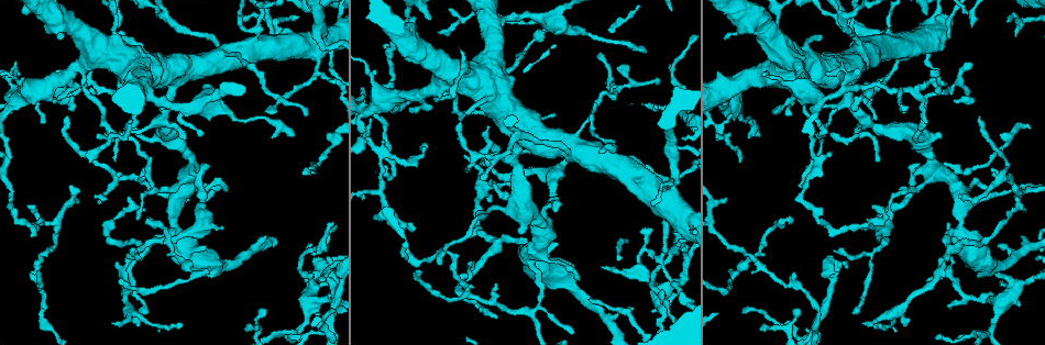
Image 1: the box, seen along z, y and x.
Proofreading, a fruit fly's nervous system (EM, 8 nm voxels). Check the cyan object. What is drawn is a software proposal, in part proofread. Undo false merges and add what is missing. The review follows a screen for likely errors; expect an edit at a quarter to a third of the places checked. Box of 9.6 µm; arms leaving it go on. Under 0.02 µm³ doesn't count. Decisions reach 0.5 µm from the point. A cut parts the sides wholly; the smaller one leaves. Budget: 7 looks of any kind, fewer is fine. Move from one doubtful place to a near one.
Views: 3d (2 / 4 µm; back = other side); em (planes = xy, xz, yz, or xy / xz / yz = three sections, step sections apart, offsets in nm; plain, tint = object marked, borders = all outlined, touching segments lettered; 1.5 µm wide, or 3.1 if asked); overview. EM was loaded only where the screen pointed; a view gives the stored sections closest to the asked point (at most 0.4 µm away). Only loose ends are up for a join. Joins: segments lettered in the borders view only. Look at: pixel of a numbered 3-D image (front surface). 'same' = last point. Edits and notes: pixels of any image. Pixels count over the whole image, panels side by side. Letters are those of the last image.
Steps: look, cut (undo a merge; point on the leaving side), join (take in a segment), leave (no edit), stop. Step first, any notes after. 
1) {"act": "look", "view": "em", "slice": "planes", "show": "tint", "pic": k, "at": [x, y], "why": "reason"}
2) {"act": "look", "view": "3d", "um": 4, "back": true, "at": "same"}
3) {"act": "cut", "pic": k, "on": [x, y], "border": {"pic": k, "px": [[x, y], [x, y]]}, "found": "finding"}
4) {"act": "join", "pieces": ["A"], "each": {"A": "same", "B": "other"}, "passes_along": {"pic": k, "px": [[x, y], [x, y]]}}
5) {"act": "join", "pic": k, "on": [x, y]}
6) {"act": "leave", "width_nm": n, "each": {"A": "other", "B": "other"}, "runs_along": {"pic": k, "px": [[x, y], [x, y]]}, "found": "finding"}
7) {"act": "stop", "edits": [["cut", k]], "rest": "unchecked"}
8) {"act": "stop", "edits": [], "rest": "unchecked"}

{"act": "look", "view": "3d", "um": 4, "pic": 1, "at": [491, 184], "why": "branch stops here"}

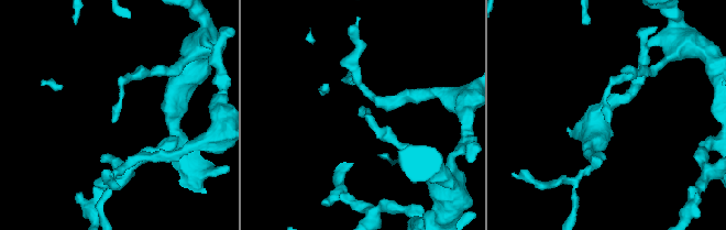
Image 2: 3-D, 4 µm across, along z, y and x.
{"act": "look", "view": "em", "slice": "planes", "show": "borders", "pic": 2, "at": [358, 113]}

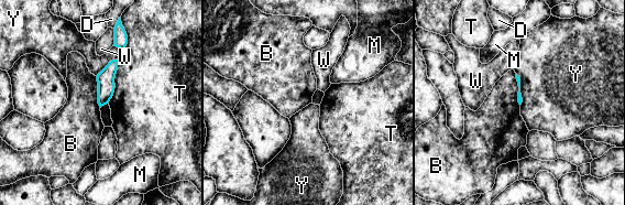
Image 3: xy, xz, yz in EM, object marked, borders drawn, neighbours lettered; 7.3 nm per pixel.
{"act": "leave", "longest_contact_nm": ["T", 320], "each": {"B": "other", "D": "other", "M": "other", "T": "other", "W": "other", "Y": "other"}, "border": {"pic": 3, "px": [[516, 73], [519, 77], [521, 105]]}, "found": "none of them fits"}

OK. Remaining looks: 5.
{"act": "look", "view": "em", "slice": "planes", "show": "borders", "pic": 1, "at": [792, 274], "why": "tapers out"}

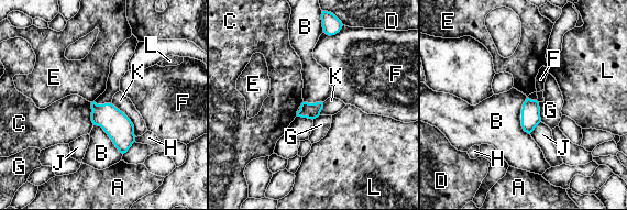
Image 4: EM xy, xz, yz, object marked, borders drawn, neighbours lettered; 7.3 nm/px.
{"act": "leave", "each": {"A": "other", "B": "other", "C": "other", "D": "other", "E": "other", "F": "other", "G": "other", "H": "other", "J": "other", "K": "other", "L": "other"}, "border": {"pic": 4, "px": [[527, 98], [521, 128], [529, 134]]}, "found": "no lettered segment goes on from it"}

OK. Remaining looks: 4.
{"act": "look", "view": "3d", "um": 2, "pic": 1, "at": [864, 323], "why": "an open end"}

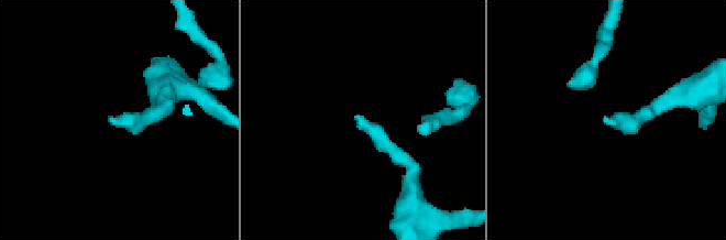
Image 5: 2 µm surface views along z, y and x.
{"act": "look", "view": "em", "slice": "planes", "show": "borders", "pic": 5, "at": [357, 117]}

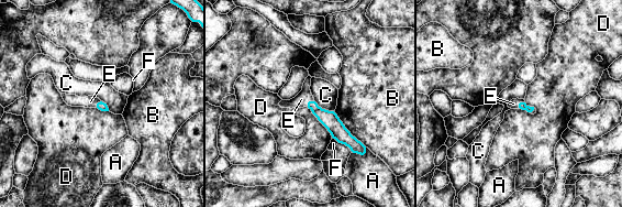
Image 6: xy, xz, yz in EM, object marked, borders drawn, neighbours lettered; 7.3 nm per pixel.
{"act": "join", "pieces": ["E"], "each": {"A": "other", "B": "other", "C": "other", "D": "other", "E": "same", "F": "other"}, "passes_along": {"pic": 6, "px": [[522, 106], [520, 102], [513, 104]]}, "found": "it goes on there"}

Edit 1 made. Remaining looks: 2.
{"act": "stop", "edits": [["join", 6]], "rest": "unchecked"}

